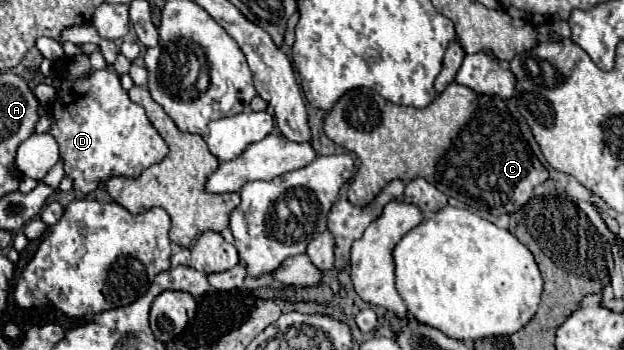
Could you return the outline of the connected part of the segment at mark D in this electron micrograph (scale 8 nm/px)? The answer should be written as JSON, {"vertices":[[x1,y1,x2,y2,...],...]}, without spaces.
{"vertices":[[87,56,63,58,57,66,57,76,63,82,57,92,57,100,49,106,51,114,55,116,55,124,51,126,49,132,59,142,59,152,65,164,65,174,73,178,73,188,83,194,95,190,101,180,107,180,111,176,139,176,145,168,161,162,167,154,167,144,157,134,153,124,147,120,145,110,133,104,127,92,123,92,119,84,119,74,115,74,111,68,105,68,105,70,97,70,89,78,83,78,87,70,89,70]]}

